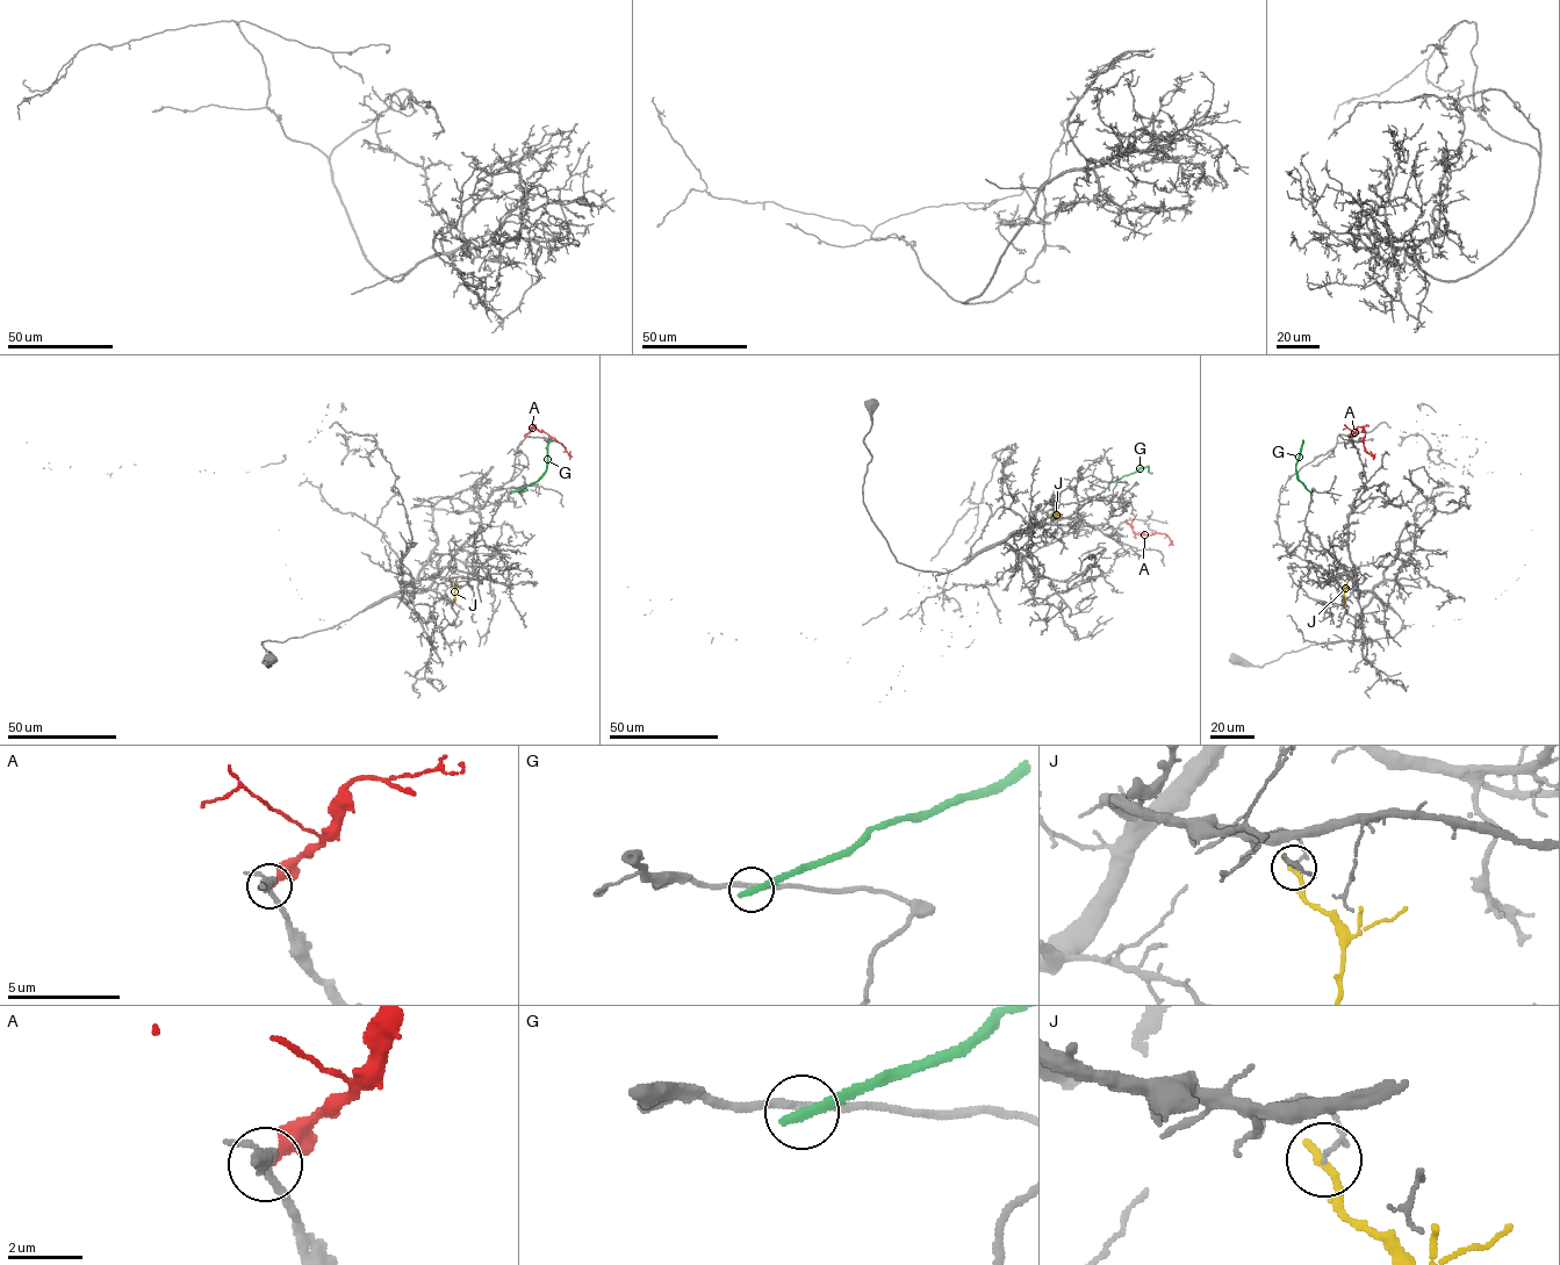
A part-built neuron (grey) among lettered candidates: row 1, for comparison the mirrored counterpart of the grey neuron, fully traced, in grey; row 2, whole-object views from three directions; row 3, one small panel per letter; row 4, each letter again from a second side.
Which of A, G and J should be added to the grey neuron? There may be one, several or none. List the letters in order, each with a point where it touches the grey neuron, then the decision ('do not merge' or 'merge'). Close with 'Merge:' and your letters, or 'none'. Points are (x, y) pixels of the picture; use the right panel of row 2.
A: (1350, 437) | do not merge
G: (1312, 491) | do not merge
J: (1348, 581) | do not merge
Merge: none

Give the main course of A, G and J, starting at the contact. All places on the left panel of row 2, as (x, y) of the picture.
A: (525, 437), (531, 426), (534, 428), (556, 440), (567, 453)
G: (510, 491), (534, 482), (545, 471), (551, 440)
J: (450, 581), (454, 589), (452, 603)

